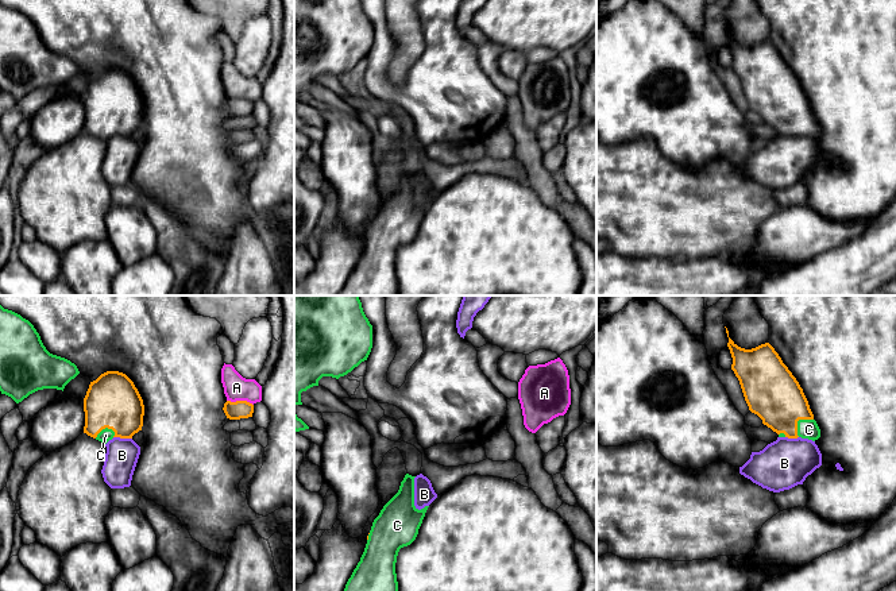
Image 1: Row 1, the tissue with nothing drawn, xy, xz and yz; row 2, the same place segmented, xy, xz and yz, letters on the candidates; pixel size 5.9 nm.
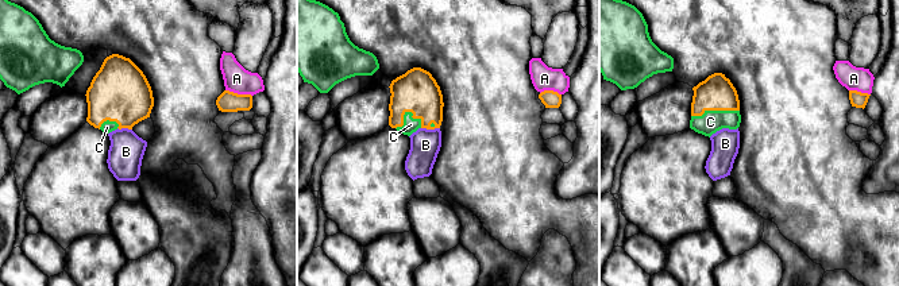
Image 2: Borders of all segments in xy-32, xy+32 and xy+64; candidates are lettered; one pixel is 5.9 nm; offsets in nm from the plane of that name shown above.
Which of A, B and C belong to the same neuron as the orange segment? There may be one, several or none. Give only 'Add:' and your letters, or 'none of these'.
Add: C

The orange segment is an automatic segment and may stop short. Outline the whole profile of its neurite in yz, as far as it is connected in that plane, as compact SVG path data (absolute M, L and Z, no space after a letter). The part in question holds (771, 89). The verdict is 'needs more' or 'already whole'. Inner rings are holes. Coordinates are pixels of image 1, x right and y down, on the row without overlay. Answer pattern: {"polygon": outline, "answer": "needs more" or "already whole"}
{"polygon": "M730 35L727 45L749 108L779 135L818 138L820 127L803 86L775 46L765 40L745 47Z", "answer": "needs more"}

